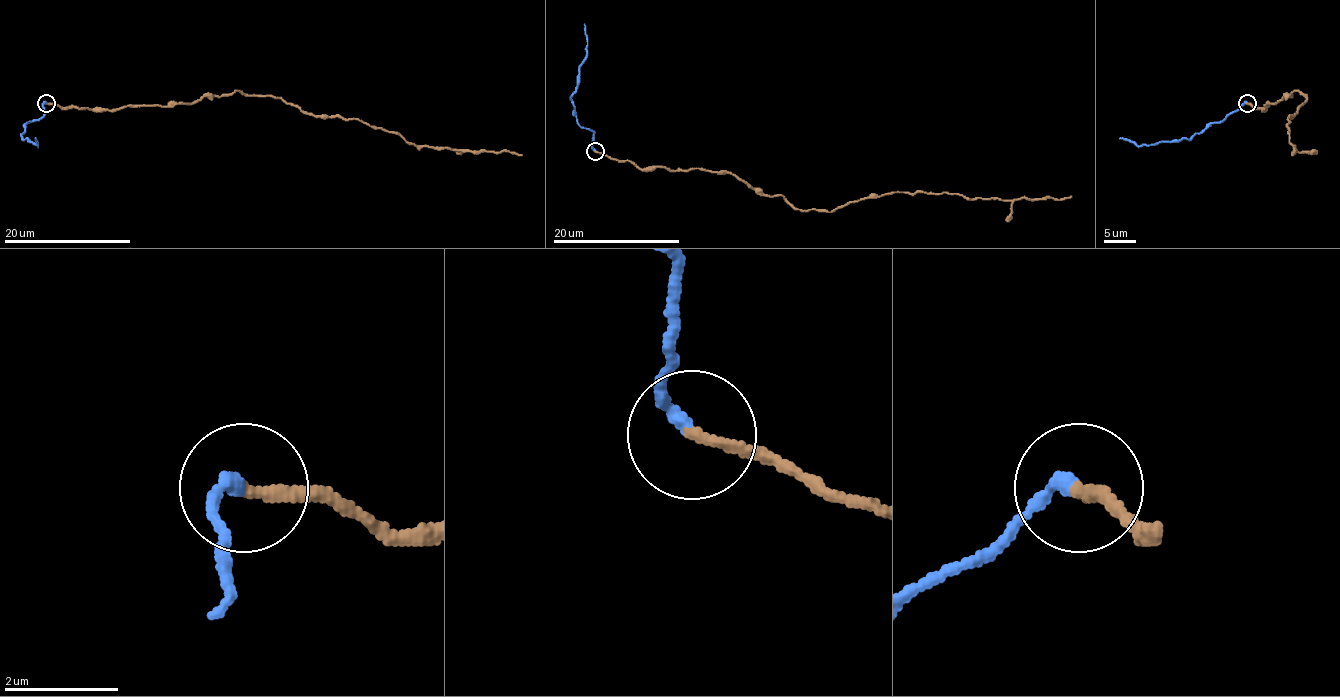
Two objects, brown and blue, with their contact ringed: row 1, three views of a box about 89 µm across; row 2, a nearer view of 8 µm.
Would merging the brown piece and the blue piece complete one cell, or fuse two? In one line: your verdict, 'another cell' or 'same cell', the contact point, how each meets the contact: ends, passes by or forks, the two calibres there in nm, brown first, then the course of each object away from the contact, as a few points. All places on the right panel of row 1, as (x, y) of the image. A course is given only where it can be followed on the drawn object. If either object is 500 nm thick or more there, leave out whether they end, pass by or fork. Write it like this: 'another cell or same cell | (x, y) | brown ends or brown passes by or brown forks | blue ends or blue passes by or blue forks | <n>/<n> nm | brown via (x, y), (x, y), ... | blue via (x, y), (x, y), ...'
another cell | (1247, 103) | brown ends | blue ends | 220/240 nm | brown via (1247, 102), (1262, 110), (1264, 105), (1297, 91), (1307, 98), (1288, 118), (1289, 142), (1296, 150), (1291, 155) | blue via (1247, 102), (1182, 140), (1136, 145), (1120, 137)

